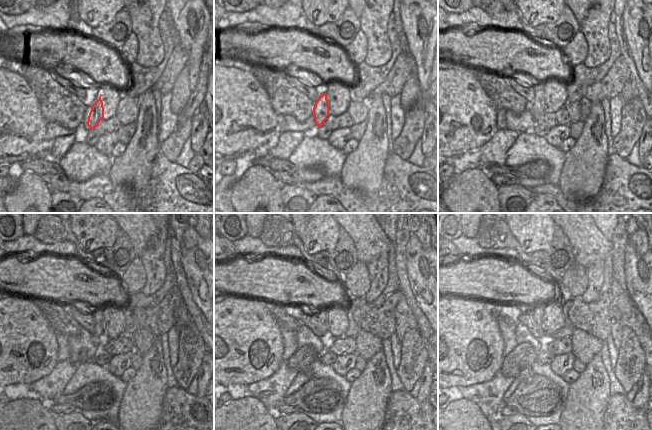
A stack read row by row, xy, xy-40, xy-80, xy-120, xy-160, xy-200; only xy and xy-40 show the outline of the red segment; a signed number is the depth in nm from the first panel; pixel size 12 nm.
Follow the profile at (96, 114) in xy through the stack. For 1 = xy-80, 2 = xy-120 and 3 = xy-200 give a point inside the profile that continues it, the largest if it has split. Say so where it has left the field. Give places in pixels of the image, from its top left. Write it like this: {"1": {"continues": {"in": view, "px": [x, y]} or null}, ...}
{"1": {"continues": {"in": "xy-80", "px": [545, 108]}}, "2": {"continues": {"in": "xy-120", "px": [100, 329]}}, "3": {"continues": {"in": "xy-200", "px": [537, 312]}}}

